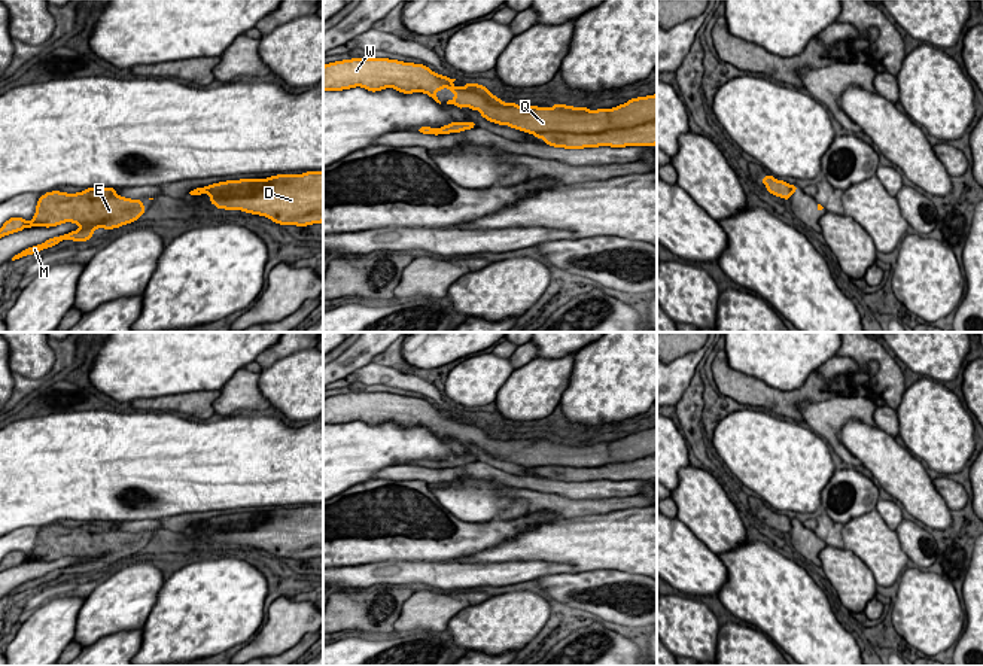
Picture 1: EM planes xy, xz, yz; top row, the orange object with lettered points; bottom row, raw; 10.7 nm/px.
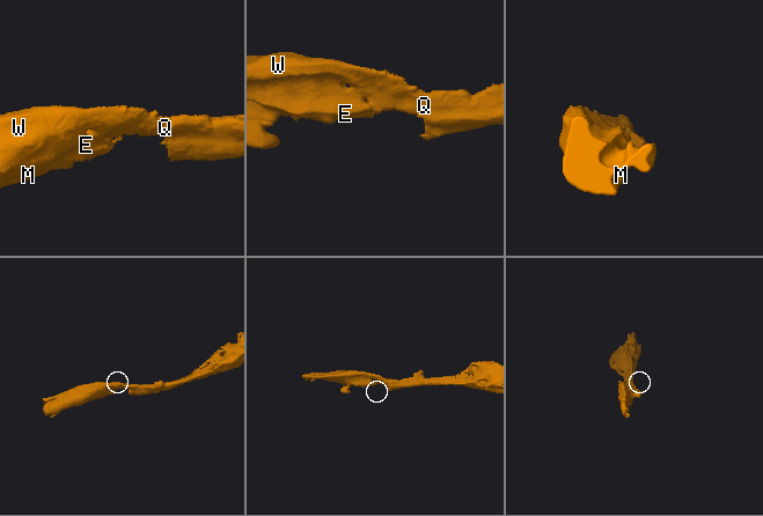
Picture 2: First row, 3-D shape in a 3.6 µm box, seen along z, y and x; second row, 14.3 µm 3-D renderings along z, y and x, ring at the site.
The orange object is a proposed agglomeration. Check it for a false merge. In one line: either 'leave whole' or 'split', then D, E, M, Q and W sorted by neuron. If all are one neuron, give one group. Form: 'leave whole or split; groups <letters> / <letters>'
split; groups D / E M Q W

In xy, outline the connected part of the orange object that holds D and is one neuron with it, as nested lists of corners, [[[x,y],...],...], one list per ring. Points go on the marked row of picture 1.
[[[323,171],[240,179],[204,186],[214,209],[241,210],[279,225],[307,226],[323,222]]]

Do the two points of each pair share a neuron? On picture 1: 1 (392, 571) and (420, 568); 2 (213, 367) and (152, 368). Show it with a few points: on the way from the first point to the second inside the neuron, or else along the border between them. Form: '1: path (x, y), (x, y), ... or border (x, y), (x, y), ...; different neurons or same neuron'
1: path (399, 571), (413, 571); same neuron
2: path (198, 367), (167, 367); same neuron

